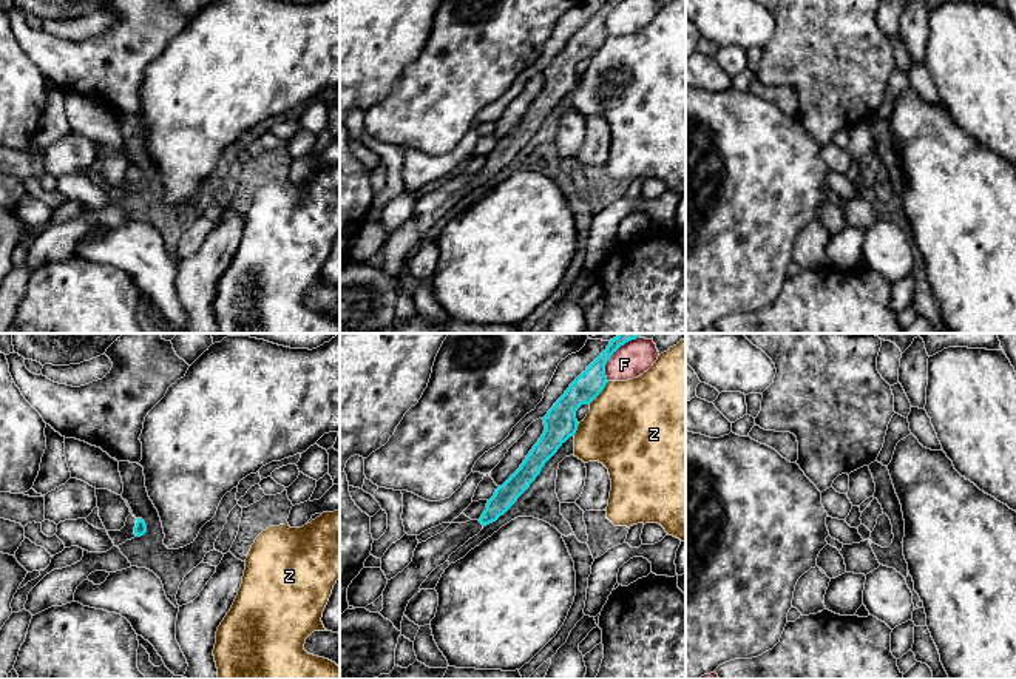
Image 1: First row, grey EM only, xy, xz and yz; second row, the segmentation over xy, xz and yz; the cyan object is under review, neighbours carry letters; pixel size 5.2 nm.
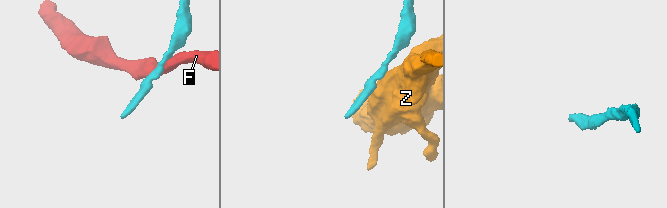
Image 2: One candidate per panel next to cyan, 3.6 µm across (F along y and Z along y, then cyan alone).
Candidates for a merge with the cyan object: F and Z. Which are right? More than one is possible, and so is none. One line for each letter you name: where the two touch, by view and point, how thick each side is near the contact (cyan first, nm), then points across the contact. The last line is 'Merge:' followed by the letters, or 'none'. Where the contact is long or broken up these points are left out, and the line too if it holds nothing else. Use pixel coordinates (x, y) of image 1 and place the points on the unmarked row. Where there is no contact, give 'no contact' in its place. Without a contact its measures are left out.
Merge: none

